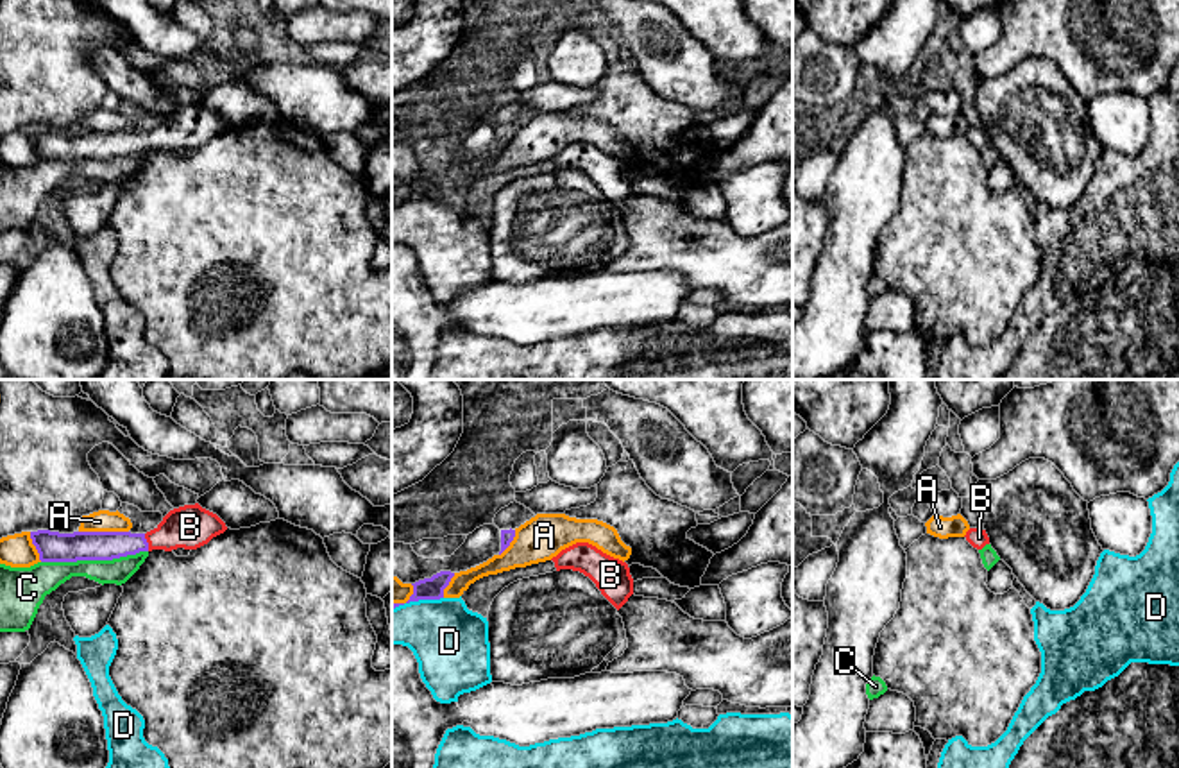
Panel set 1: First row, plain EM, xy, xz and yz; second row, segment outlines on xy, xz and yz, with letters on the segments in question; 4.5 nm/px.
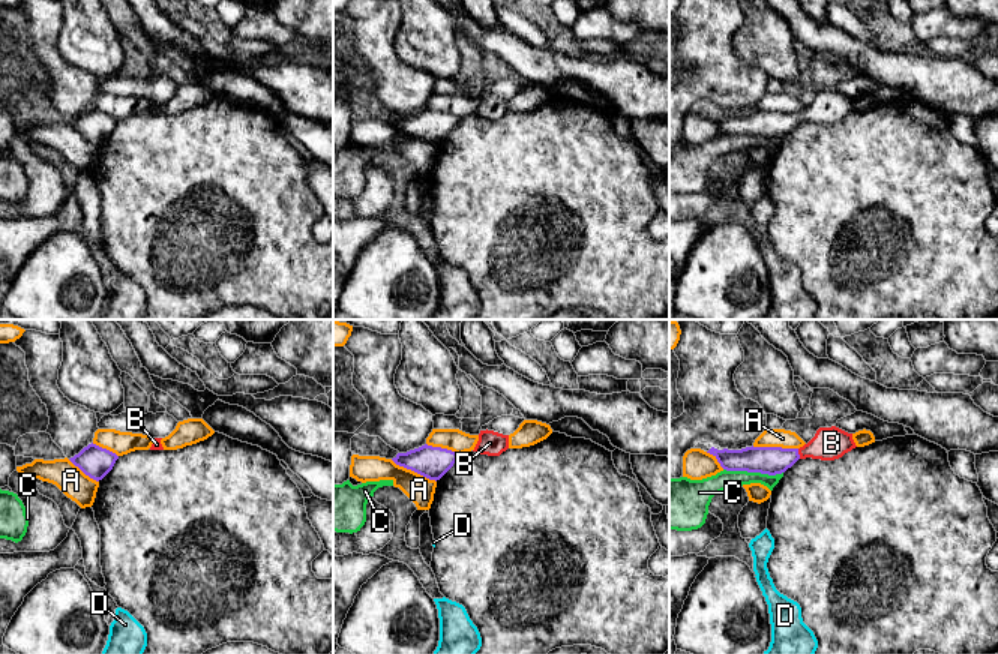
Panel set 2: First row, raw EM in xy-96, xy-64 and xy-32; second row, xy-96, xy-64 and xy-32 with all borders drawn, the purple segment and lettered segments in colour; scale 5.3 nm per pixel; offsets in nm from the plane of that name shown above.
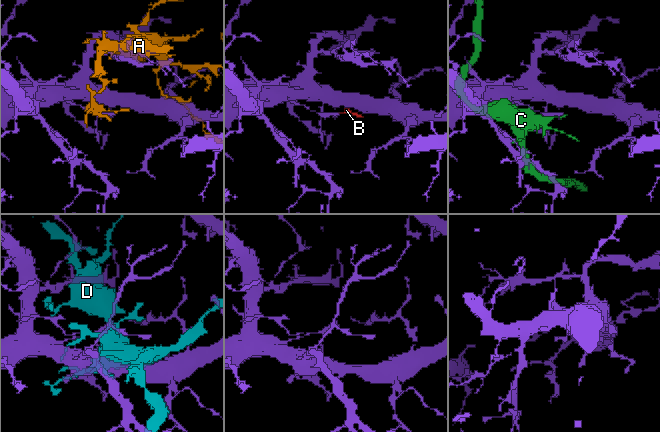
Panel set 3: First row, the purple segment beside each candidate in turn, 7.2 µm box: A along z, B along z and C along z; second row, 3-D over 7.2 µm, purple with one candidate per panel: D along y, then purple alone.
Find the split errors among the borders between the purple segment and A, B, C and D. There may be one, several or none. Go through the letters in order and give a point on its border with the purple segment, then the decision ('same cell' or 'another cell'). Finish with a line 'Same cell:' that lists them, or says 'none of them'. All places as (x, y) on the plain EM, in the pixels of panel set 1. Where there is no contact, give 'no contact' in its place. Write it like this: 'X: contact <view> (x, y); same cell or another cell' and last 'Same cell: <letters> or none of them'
A: contact xy (104, 131); another cell
B: contact xy (147, 142); same cell
C: contact xy (93, 158); another cell
D: contact xz (417, 199); another cell
Same cell: B

